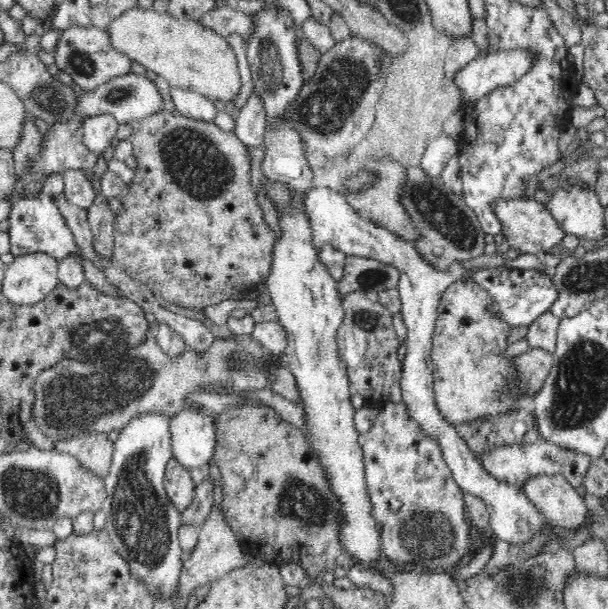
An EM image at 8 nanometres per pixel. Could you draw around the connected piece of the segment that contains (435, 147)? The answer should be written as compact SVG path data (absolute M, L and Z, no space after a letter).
M442 132L429 142L421 160L421 168L428 176L440 178L444 166L459 153L457 141Z

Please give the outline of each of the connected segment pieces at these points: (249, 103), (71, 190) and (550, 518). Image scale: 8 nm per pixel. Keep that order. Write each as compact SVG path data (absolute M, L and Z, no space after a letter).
M255 94L248 96L244 106L235 114L235 133L244 143L249 157L252 148L264 142L264 108Z
M67 168L62 173L62 180L64 181L63 196L71 204L77 205L88 212L95 201L97 190L85 176L83 170Z
M538 473L526 478L526 497L547 522L576 530L586 518L586 504L562 474Z

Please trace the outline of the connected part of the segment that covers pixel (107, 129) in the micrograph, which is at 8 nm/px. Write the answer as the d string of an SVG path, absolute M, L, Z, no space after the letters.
M108 113L88 117L80 130L87 151L100 156L112 144L119 122Z

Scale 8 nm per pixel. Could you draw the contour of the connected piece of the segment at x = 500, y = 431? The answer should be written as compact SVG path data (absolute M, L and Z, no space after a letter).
M522 409L516 413L508 413L504 417L484 419L470 424L458 423L455 428L475 456L484 448L523 445L540 440L536 418L532 412Z

